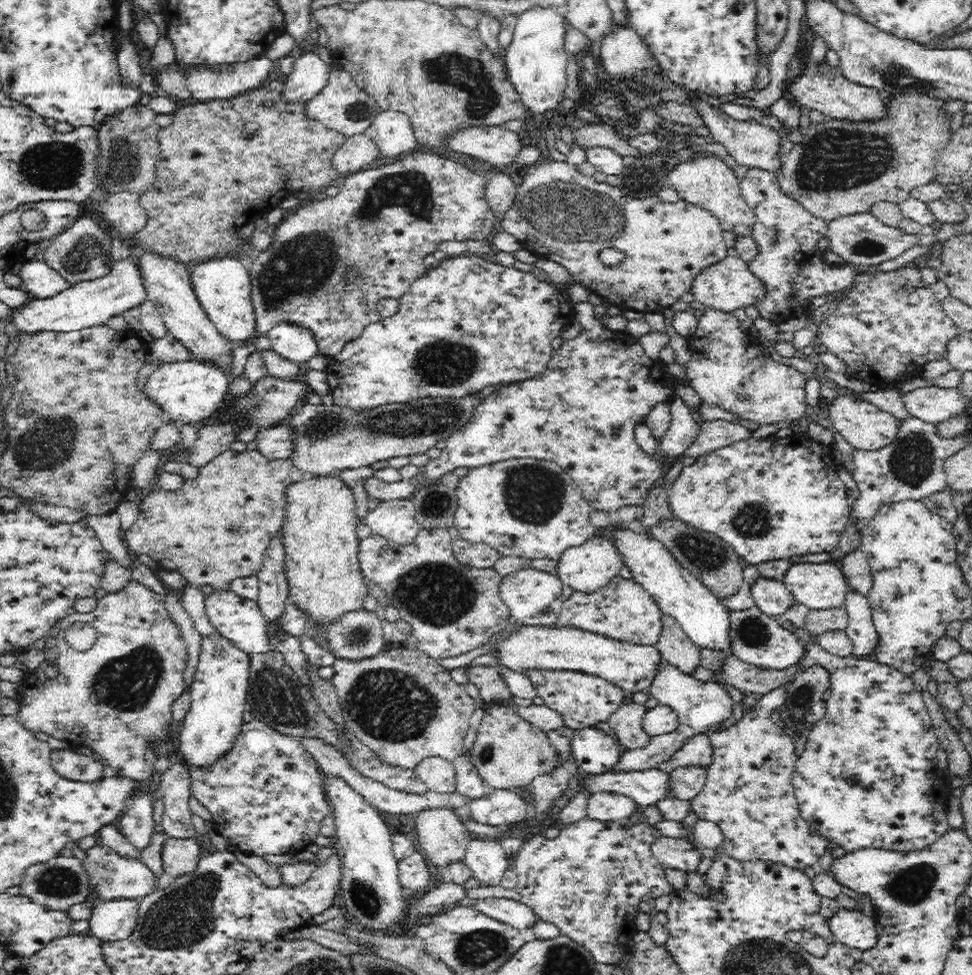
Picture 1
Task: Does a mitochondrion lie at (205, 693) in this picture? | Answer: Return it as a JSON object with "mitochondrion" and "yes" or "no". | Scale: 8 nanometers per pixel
{"mitochondrion":"no"}

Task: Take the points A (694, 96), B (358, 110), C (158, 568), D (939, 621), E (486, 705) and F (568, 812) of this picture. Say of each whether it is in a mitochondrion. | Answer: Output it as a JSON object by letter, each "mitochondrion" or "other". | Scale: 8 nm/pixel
{"A":"other","B":"mitochondrion","C":"other","D":"other","E":"other","F":"other"}

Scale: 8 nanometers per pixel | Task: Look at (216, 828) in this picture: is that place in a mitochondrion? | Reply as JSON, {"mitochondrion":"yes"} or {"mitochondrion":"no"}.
{"mitochondrion":"no"}

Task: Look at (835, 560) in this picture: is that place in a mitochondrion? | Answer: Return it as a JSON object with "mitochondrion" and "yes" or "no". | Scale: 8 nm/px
{"mitochondrion":"no"}

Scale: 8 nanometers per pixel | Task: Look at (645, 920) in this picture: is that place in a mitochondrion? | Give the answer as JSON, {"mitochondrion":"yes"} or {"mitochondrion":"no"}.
{"mitochondrion":"no"}

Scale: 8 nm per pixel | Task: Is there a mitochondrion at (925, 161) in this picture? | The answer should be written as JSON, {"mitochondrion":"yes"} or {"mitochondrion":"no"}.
{"mitochondrion":"no"}

